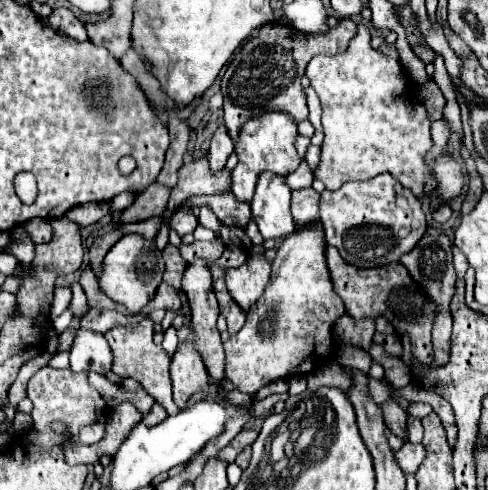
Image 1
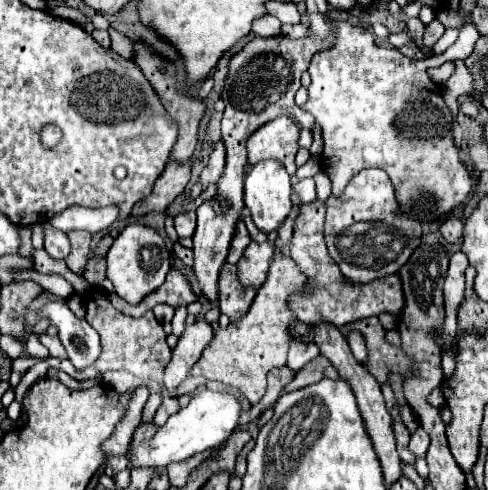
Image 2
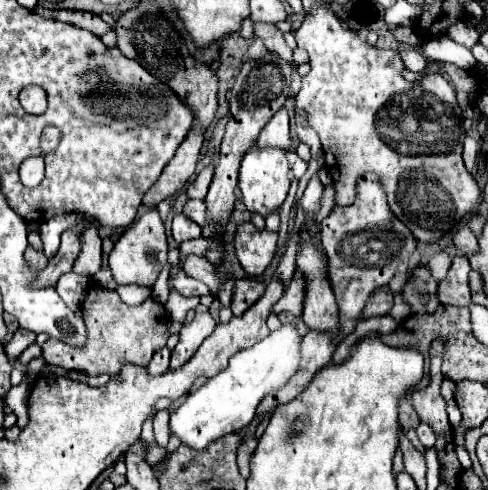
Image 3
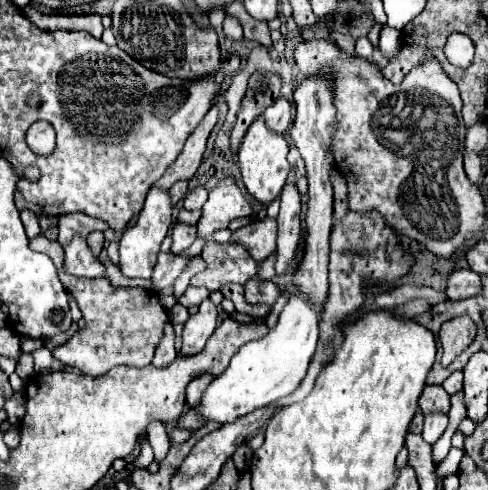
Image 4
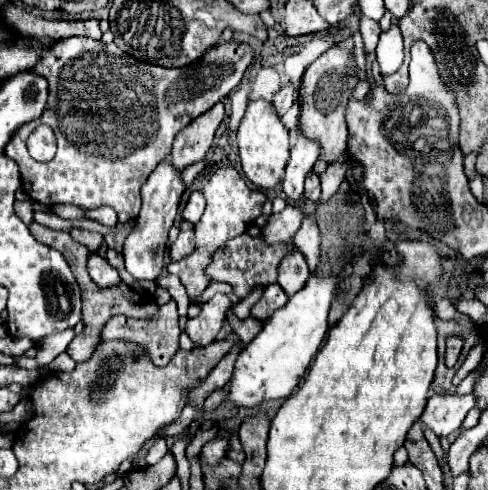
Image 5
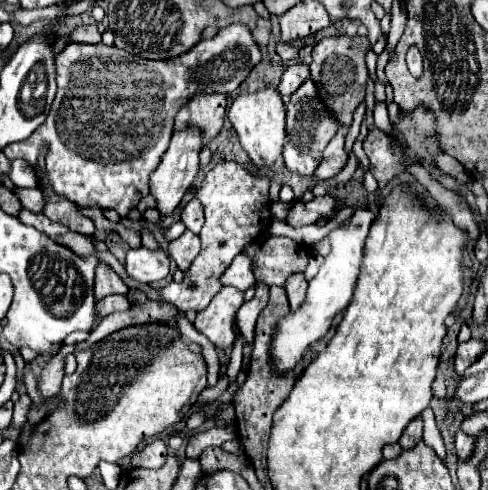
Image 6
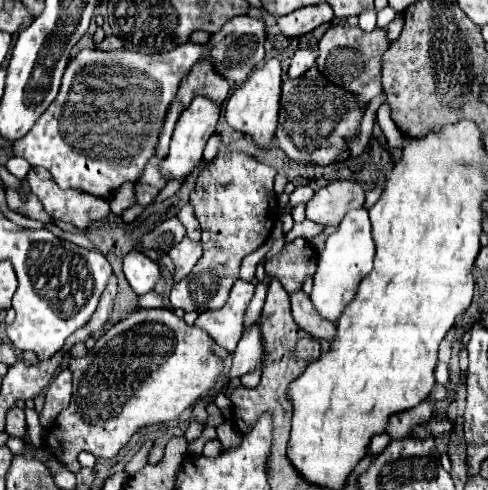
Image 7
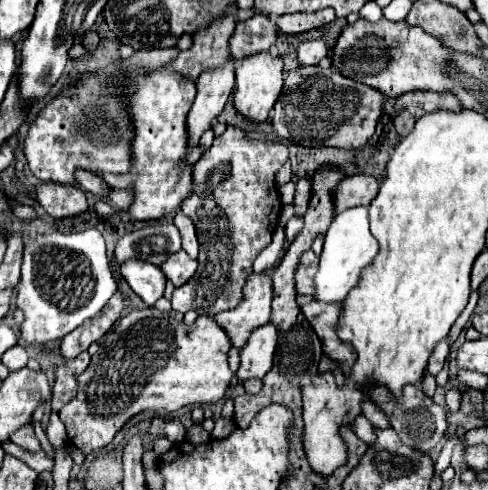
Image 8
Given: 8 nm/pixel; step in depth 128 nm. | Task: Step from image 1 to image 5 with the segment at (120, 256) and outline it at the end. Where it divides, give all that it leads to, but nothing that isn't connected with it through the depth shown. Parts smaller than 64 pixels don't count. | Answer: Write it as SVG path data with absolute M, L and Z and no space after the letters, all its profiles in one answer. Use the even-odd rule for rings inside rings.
M170 158L164 160L148 178L148 182L142 188L142 210L136 218L136 226L126 236L122 246L122 256L126 260L126 270L136 280L156 280L166 270L166 250L164 244L168 240L168 230L174 224L176 210L180 196L184 192L184 182L180 178L180 172L172 168Z

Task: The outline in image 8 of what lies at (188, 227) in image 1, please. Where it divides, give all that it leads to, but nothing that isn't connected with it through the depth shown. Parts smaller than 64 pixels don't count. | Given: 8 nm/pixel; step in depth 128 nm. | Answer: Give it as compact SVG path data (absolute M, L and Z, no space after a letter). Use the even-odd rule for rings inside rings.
M180 250L172 256L168 256L168 260L162 264L162 270L164 270L166 278L174 282L174 286L180 286L194 276L196 266L198 266L198 262L194 258L190 258L184 250Z

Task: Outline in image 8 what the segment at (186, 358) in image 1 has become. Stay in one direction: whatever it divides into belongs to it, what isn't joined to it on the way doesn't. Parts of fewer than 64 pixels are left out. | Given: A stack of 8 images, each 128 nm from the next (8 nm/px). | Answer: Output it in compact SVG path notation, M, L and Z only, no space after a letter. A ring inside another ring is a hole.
M264 274L248 276L244 284L244 296L234 310L220 312L214 320L228 332L234 348L242 348L250 336L250 332L270 320L270 304L272 304L272 282Z

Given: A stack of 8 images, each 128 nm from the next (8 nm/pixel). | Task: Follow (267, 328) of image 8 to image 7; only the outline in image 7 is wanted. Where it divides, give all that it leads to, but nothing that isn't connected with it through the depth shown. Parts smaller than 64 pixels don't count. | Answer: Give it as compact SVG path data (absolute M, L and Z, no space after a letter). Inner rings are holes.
M252 326L236 346L232 354L232 368L228 372L228 380L224 388L228 388L232 378L240 378L254 370L256 366L262 368L262 336L260 336L260 326Z

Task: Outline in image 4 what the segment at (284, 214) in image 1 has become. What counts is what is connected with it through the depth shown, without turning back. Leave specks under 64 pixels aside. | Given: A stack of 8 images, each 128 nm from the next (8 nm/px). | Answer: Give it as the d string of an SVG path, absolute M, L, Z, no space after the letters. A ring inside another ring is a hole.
M256 118L250 126L248 134L244 136L244 142L238 150L238 164L242 172L242 182L252 198L256 198L260 204L270 204L278 194L282 192L286 178L290 174L290 164L286 160L288 156L288 144L282 134L270 132L264 124L264 118Z

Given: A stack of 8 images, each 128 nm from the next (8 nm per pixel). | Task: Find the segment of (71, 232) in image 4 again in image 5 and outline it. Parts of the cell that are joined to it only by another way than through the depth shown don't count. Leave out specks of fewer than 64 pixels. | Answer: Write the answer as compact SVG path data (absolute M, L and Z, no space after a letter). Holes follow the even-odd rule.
M102 206L102 208L94 208L94 210L88 210L86 212L86 218L88 220L94 220L94 222L100 222L104 226L114 227L118 218L116 218L116 212L108 206ZM90 254L90 256L88 256L88 264L86 264L86 268L88 268L90 278L92 278L98 286L108 288L108 286L120 282L118 270L112 268L112 266L108 264L108 260L102 258L102 256L98 256L98 254Z

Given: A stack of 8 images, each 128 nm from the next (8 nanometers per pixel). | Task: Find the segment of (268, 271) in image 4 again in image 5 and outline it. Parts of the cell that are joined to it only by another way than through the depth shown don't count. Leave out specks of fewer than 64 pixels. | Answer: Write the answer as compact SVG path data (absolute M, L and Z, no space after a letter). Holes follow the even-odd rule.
M260 287L254 288L254 290L245 298L243 298L238 304L233 305L232 313L243 320L250 315L252 306L261 298L263 289Z

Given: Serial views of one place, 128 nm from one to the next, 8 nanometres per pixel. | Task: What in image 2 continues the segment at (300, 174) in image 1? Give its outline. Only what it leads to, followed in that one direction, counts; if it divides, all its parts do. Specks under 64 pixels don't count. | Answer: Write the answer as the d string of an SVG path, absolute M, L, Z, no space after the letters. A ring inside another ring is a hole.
M305 178L292 184L294 192L300 196L302 202L312 202L316 198L316 186L313 178Z

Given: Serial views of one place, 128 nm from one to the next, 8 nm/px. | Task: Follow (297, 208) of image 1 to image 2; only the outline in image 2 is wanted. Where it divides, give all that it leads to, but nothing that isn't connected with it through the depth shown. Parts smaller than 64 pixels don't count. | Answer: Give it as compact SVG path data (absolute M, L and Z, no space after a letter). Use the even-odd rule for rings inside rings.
M318 198L310 204L300 202L298 216L294 220L290 256L300 266L300 270L308 276L308 288L300 296L292 296L292 300L290 300L290 306L296 312L298 320L306 322L310 326L316 320L324 320L326 324L330 322L340 328L354 320L378 316L380 312L400 314L404 308L404 292L402 292L402 284L400 284L400 274L372 280L372 284L348 284L348 280L344 280L340 268L336 266L336 262L330 258L330 254L326 250L324 212L326 212L326 204Z

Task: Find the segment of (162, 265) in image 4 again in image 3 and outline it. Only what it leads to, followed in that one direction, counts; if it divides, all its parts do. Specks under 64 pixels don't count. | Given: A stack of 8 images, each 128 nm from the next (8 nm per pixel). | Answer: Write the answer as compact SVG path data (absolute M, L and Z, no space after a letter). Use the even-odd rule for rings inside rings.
M116 286L116 292L128 306L136 306L136 304L144 302L146 298L150 298L150 294L152 294L152 290L144 288L144 286Z

